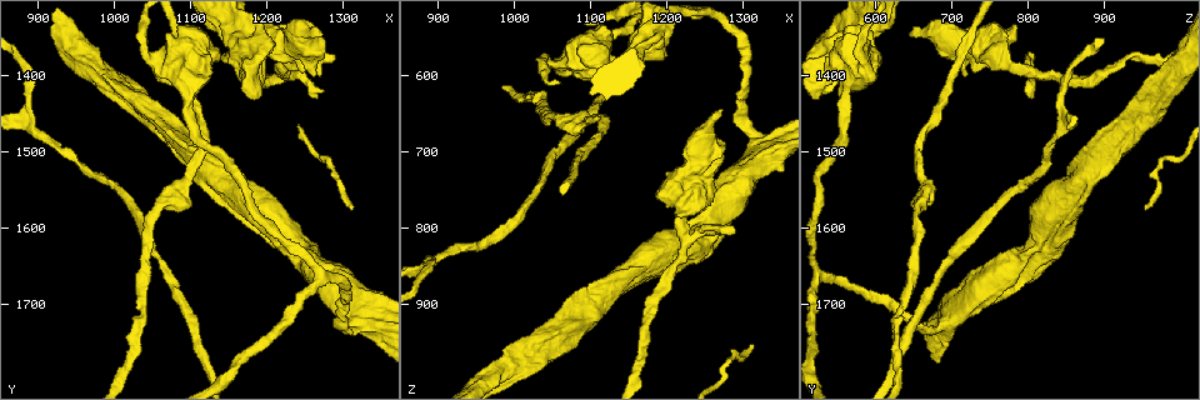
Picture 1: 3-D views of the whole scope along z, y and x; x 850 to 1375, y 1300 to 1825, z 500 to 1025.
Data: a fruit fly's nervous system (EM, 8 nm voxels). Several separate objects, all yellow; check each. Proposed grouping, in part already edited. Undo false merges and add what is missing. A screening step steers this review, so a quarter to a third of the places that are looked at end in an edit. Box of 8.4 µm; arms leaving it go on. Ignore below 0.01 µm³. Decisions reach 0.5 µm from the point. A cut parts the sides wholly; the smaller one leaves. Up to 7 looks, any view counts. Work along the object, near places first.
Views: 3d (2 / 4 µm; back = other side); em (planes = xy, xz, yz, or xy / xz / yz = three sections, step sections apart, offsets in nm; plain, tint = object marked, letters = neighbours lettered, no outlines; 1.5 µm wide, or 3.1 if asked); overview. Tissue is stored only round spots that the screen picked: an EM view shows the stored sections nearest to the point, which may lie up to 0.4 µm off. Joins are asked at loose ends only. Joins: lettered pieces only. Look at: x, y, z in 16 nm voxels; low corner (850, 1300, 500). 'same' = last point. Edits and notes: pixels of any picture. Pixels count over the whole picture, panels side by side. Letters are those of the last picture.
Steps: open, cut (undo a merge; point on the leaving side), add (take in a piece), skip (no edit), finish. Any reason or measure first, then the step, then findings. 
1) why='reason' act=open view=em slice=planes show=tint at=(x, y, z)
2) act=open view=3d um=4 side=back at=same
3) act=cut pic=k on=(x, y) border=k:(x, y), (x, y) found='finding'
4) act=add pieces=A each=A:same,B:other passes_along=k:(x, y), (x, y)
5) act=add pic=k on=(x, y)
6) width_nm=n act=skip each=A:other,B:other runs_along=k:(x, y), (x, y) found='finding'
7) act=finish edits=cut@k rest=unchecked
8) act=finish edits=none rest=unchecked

why='thick turns thin' act=open view=em slice=planes show=letters at=(1055, 1575, 655)

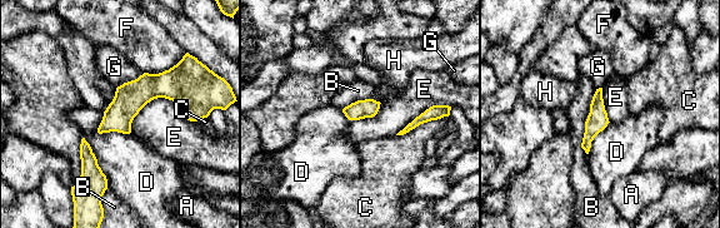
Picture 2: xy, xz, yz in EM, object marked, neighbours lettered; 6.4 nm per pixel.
width_nm=120 act=skip each=A:other,B:other,C:other,D:other,E:other,F:other,G:other,H:other border=2:(196, 122), (154, 98), (130, 132) found='one cell here'

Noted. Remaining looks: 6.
why='thin neck' act=open view=3d um=2 at=(1170, 1375, 930)

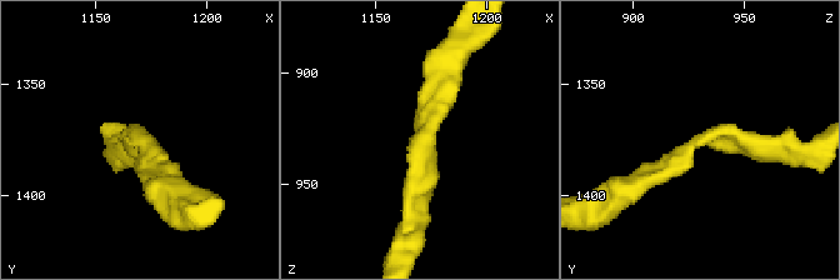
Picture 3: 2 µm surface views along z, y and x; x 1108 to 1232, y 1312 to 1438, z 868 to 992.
arm_widths_nm=190,220 why='shape alone is not enough' act=open view=em slice=planes show=tint at=(1173, 1373, 932)

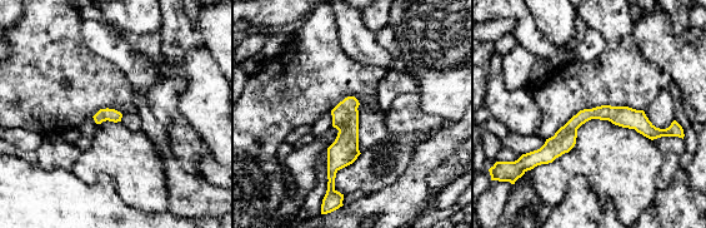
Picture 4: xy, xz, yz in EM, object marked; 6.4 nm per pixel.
why='what lies round it' act=open view=em slice=planes show=letters at=same

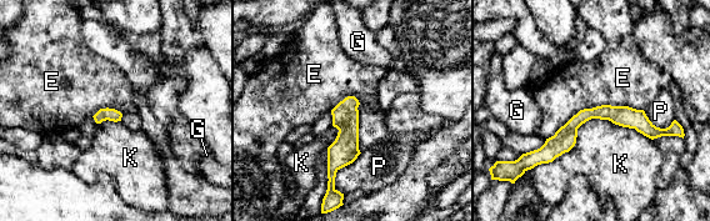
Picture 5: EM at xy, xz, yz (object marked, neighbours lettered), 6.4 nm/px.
longest_contact=K:800nm act=skip each=E:other,G:other,K:other,P:other runs_along=5:(664, 132), (586, 114), (533, 154) found='all the same cell'

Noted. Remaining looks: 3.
why='thick turns thin' act=open view=3d um=2 at=(1040, 1375, 575)

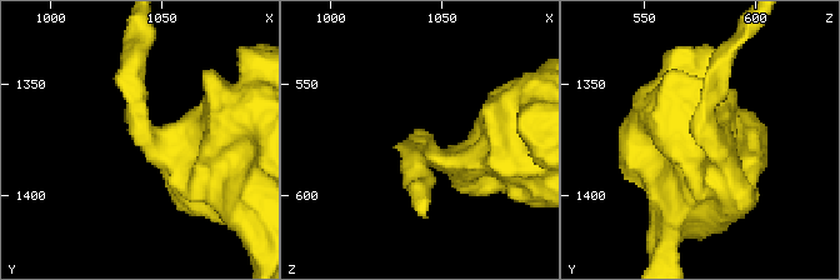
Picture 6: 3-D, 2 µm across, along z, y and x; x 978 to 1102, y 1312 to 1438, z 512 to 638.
act=open view=em slice=planes show=letters at=(1044, 1373, 580)

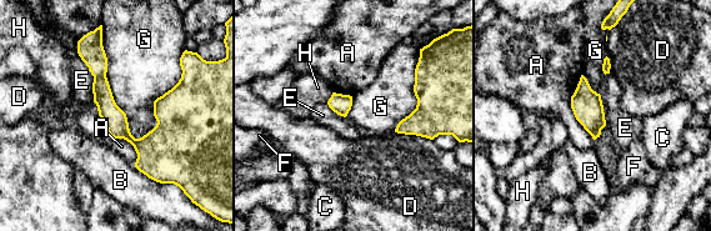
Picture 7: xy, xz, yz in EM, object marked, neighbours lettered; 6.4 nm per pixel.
act=cut pic=7 on=(90, 49) each=A:other,B:other,C:other,D:other,E:other,F:other,G:other,H:other border=7:(105, 74), (94, 78) found='a second cell is stuck on'

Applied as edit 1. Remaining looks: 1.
act=finish edits=cut@7 rest=unchecked

